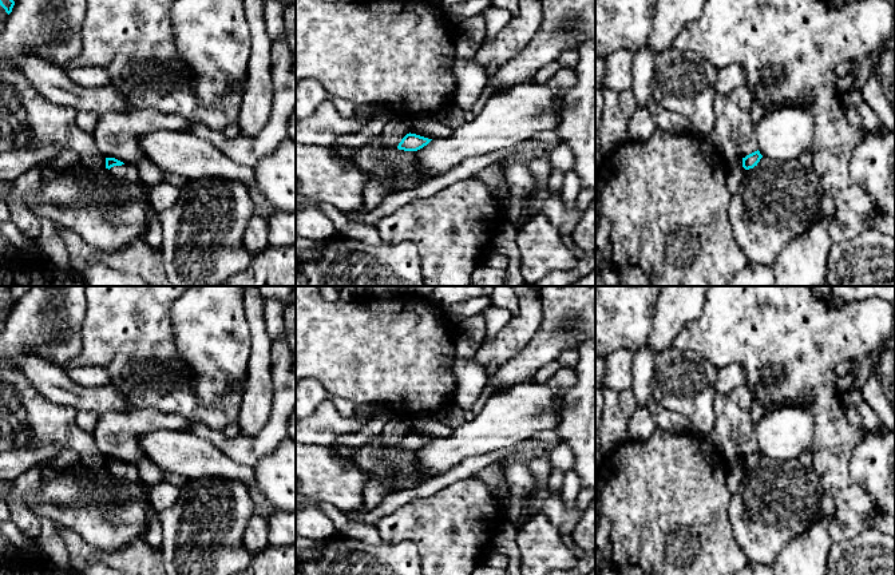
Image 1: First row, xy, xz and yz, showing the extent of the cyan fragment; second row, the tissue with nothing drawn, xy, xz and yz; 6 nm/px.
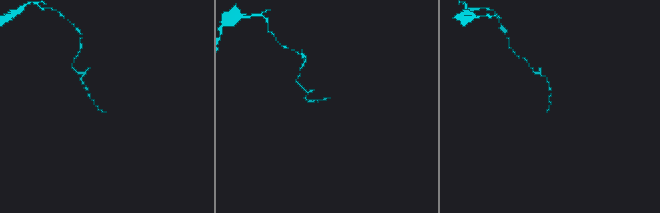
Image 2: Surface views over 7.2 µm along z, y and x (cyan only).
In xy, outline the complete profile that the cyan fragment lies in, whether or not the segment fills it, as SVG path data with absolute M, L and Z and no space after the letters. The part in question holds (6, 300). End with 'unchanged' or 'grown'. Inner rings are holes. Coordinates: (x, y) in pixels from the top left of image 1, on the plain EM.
M0 286L0 305L8 314L12 312L12 308L15 305L15 301L11 297L9 288L11 286Z | unchanged

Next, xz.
M409 432L401 439L397 448L404 451L417 451L427 445L431 440L432 439Z | unchanged

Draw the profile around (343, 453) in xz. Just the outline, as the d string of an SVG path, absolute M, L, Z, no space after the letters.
M332 445L330 449L340 463L355 465L352 455L357 448L349 445Z

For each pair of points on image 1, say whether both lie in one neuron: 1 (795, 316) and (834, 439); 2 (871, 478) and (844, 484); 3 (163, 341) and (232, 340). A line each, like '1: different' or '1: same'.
1: same
2: different
3: different

